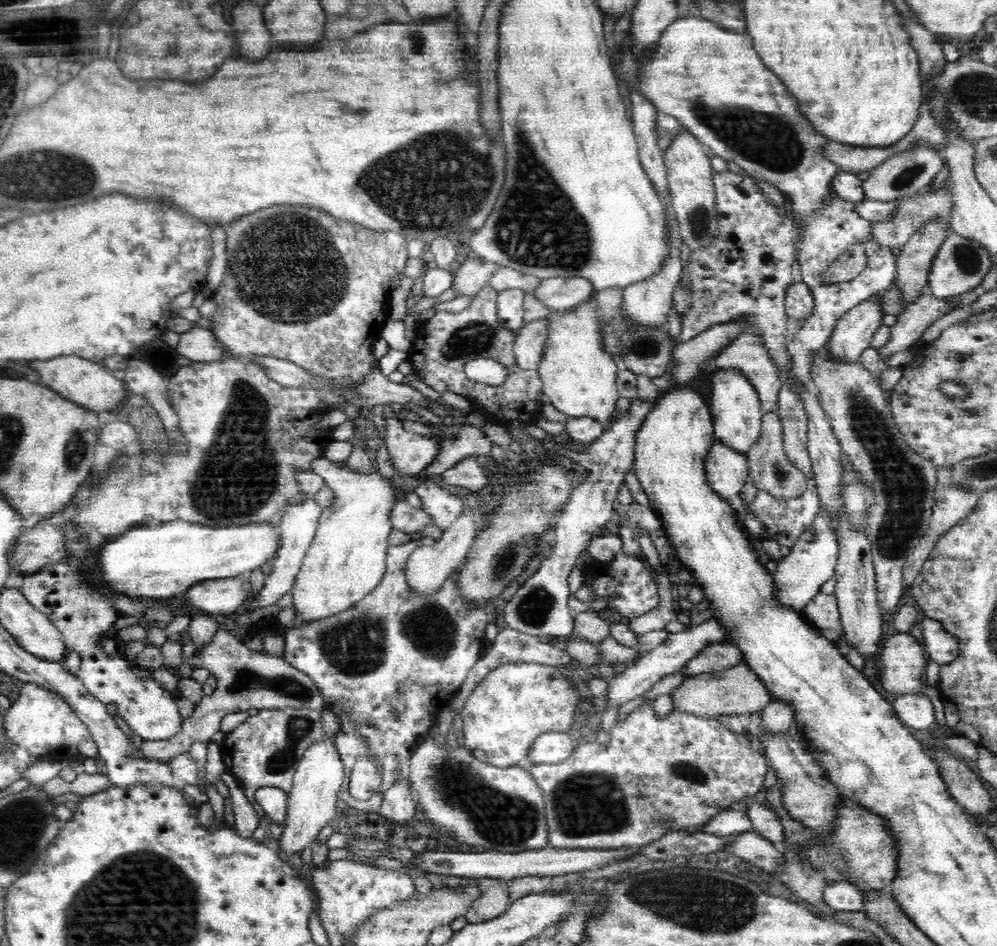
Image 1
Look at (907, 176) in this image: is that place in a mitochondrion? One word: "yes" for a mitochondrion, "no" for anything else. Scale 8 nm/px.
yes

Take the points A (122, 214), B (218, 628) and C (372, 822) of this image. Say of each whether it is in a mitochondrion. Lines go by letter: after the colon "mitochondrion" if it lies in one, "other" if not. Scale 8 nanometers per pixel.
A: other
B: other
C: other

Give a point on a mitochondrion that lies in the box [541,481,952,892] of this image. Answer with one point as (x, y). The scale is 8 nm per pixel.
(583, 804)

